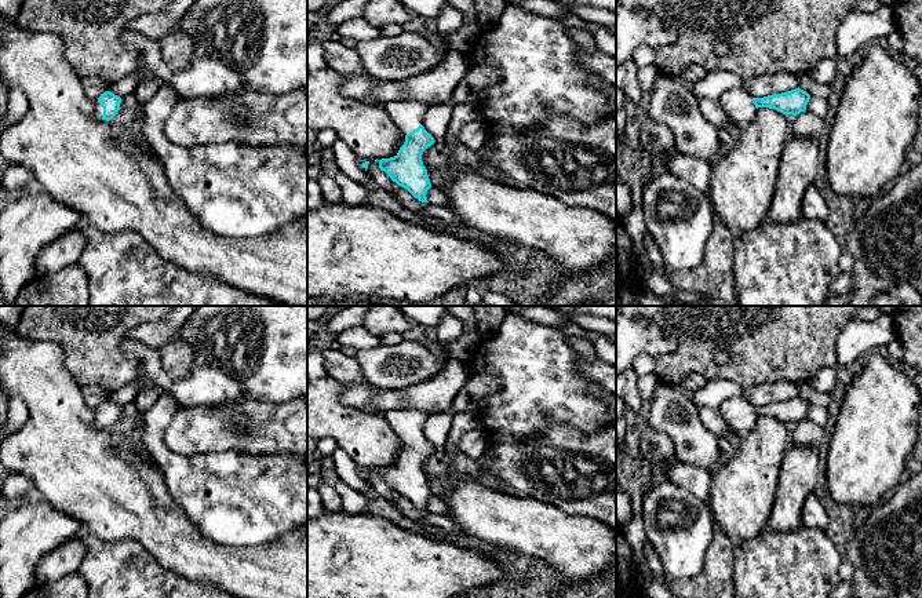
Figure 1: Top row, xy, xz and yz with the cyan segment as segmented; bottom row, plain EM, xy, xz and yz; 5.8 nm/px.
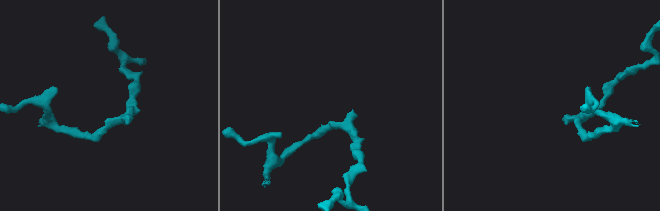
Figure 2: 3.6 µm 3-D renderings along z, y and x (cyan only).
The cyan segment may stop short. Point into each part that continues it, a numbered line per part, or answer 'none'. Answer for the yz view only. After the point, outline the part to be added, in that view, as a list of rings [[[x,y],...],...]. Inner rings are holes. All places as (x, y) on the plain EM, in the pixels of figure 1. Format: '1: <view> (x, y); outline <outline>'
1: yz (738, 412); outline [[[733,397],[718,406],[722,417],[729,423],[736,441],[750,431],[757,422],[752,405],[743,397]]]

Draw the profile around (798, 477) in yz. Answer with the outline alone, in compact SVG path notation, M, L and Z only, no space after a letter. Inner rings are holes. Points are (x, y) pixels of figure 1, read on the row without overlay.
M790 444L777 478L769 530L783 533L802 525L802 507L816 488L819 464L819 448Z

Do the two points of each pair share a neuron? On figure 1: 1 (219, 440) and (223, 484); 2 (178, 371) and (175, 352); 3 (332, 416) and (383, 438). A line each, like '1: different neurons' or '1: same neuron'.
1: different neurons
2: same neuron
3: same neuron

